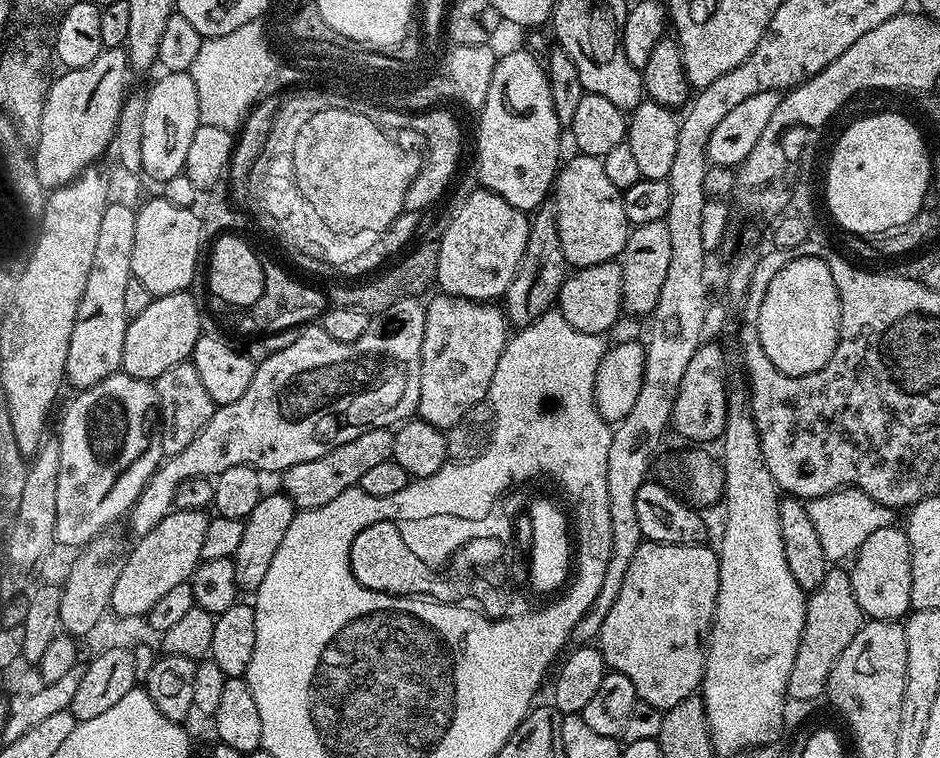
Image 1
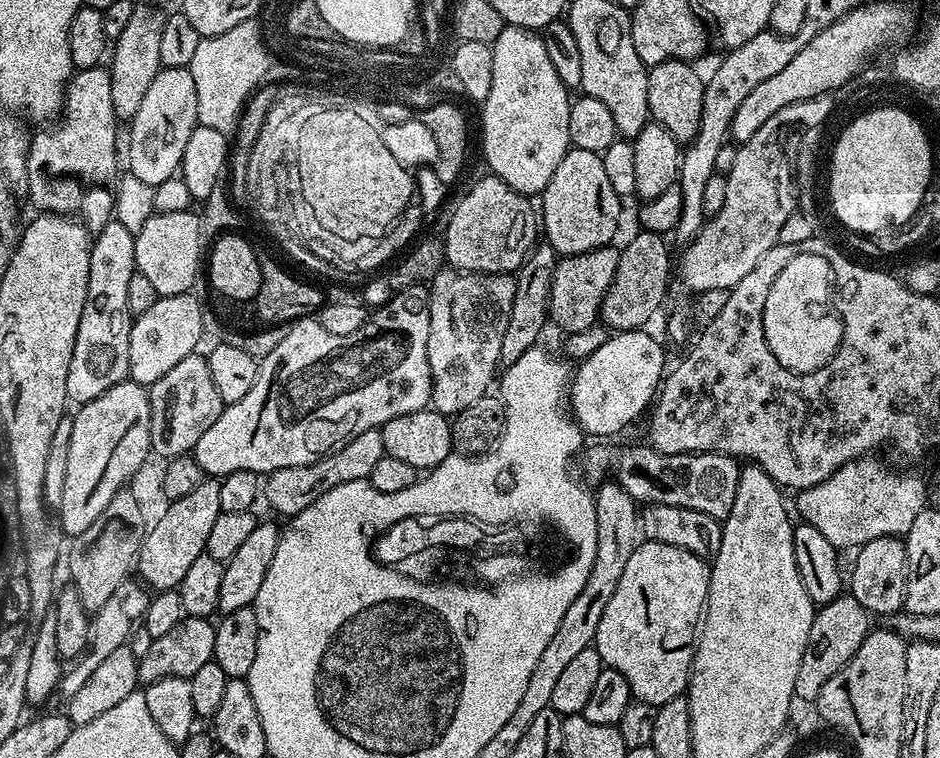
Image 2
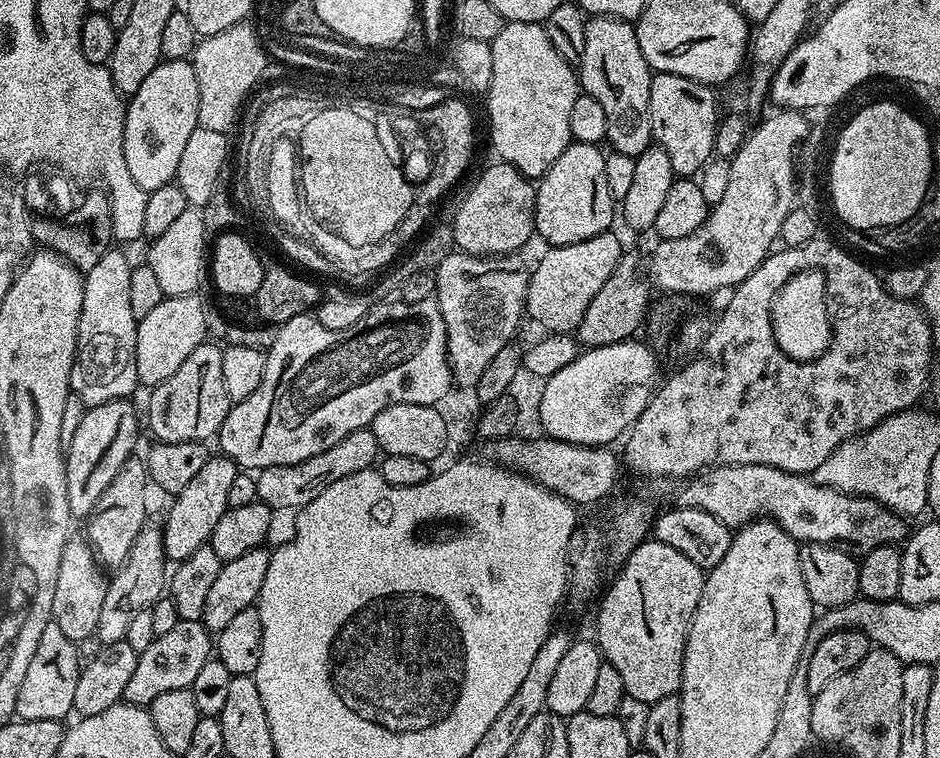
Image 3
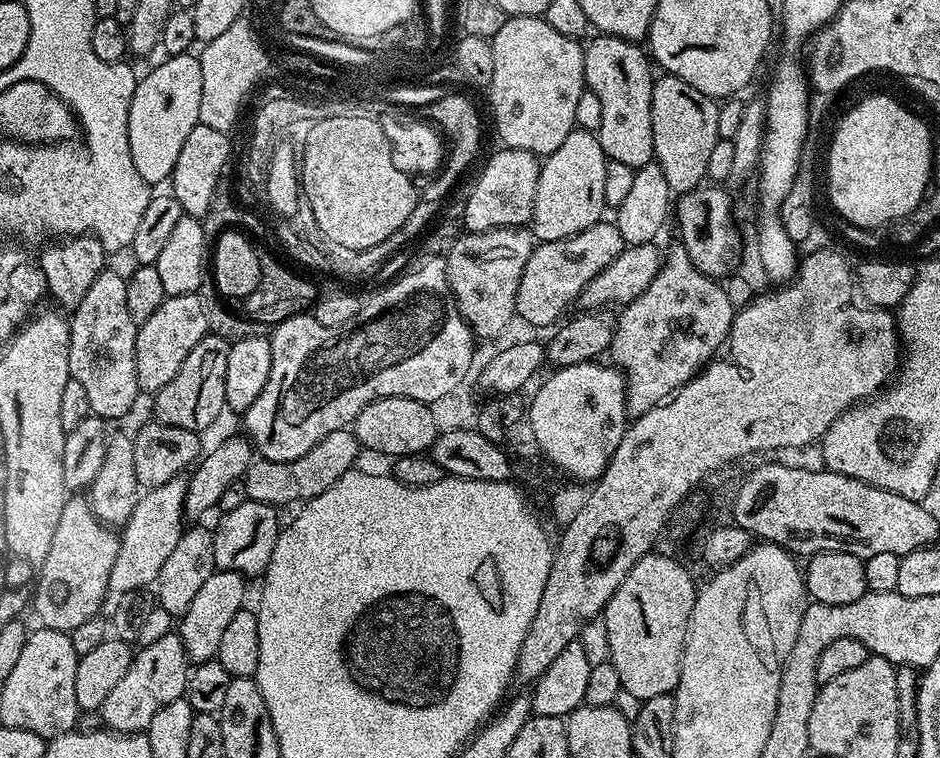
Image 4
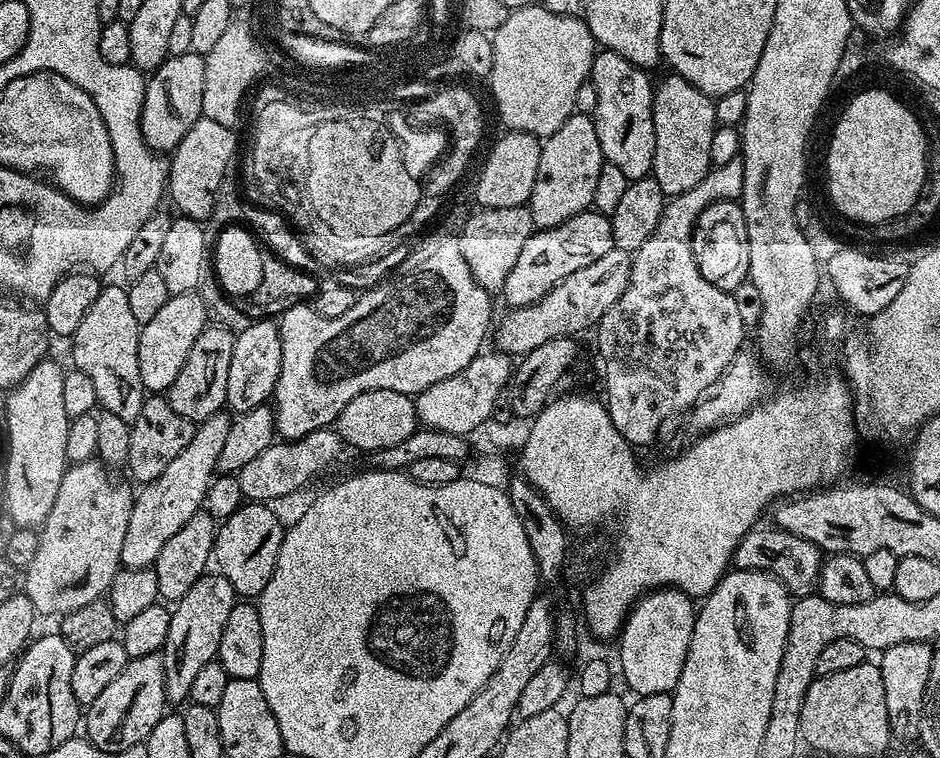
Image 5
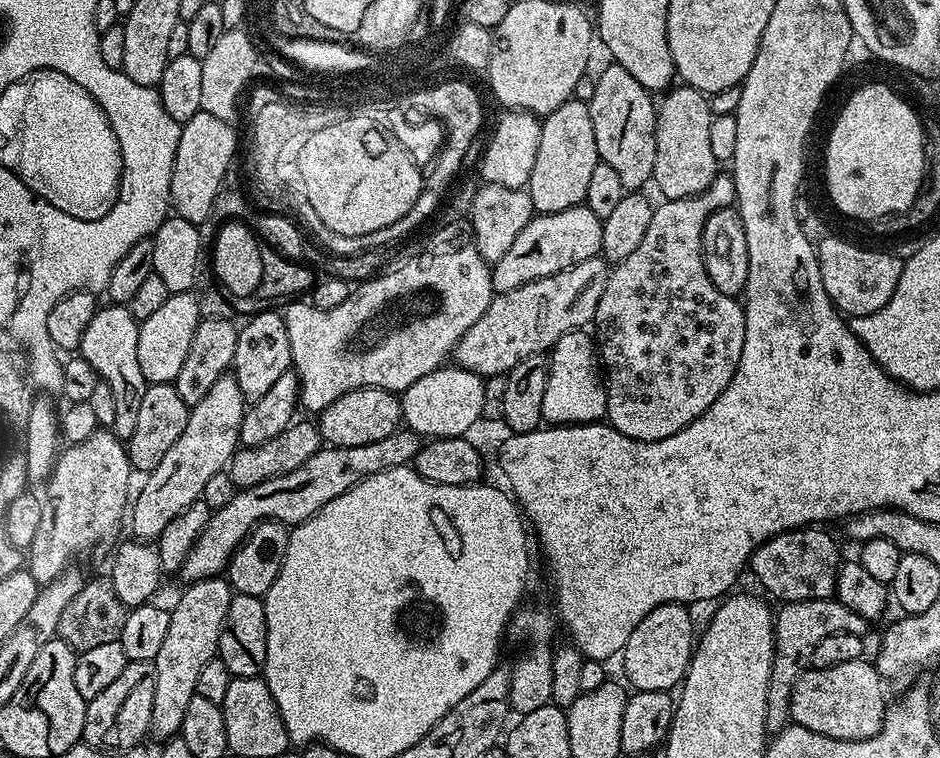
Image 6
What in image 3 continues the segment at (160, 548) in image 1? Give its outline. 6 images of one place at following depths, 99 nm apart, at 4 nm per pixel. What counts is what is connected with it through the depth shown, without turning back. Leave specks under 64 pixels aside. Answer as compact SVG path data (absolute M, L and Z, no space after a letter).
M223 454L209 455L206 466L202 466L202 470L198 470L198 474L194 474L194 478L190 478L190 482L186 482L186 486L182 486L182 490L175 493L172 509L168 512L168 525L163 525L164 534L164 555L169 561L179 562L185 560L190 553L201 545L209 543L212 539L212 531L214 526L218 526L218 518L222 518L222 514L229 508L226 497L230 495L230 486L234 483L238 471L238 465L231 460L229 456Z

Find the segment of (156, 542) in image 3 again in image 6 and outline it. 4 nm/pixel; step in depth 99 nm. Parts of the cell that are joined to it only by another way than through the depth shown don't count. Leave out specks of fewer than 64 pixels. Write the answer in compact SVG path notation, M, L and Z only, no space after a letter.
M230 374L222 375L202 398L202 402L191 405L186 430L182 430L182 438L170 446L169 452L158 462L153 472L147 473L140 493L135 493L130 504L130 520L132 516L133 537L145 542L155 541L194 501L200 499L202 490L206 490L206 481L213 474L225 471L232 455L240 444L240 427L246 401L242 390L238 390L238 381Z

